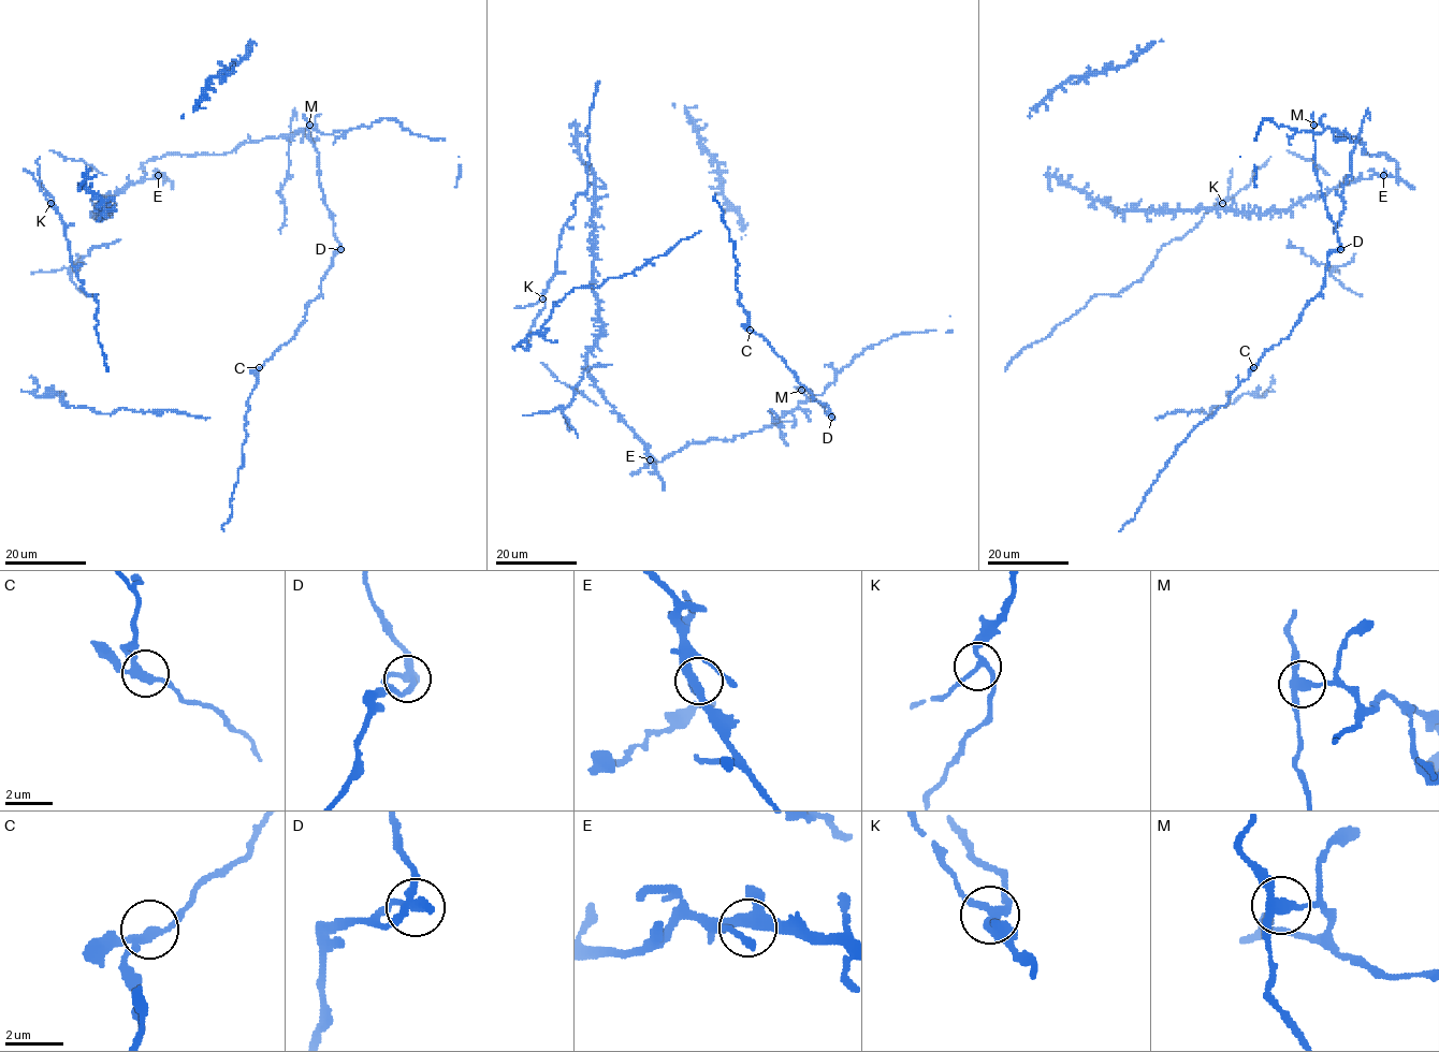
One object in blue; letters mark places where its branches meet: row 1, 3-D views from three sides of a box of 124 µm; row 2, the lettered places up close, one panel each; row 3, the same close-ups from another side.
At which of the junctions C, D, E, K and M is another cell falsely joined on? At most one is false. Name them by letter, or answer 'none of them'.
M

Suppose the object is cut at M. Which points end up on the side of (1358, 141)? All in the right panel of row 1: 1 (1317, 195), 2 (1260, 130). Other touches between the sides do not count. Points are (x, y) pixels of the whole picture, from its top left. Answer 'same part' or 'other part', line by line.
1: other part
2: same part

